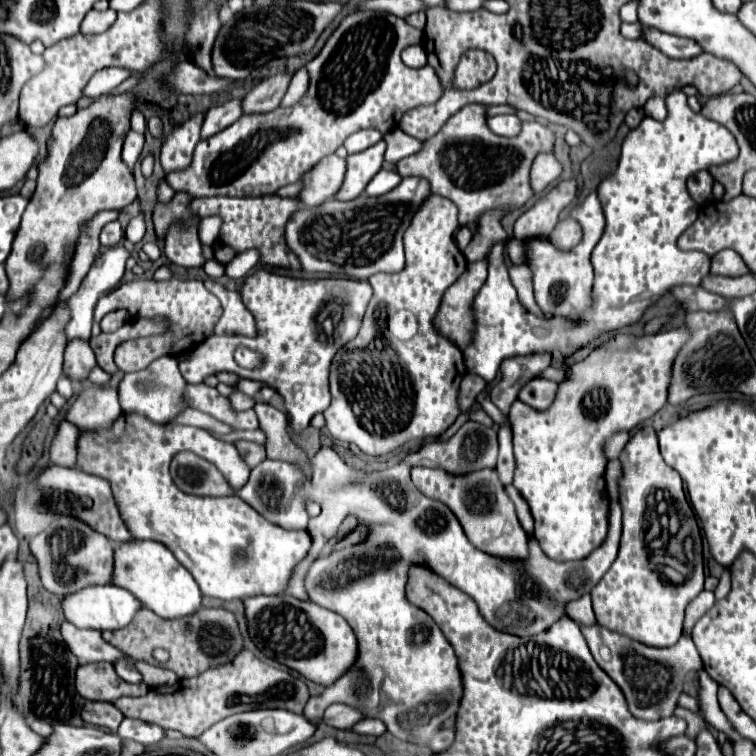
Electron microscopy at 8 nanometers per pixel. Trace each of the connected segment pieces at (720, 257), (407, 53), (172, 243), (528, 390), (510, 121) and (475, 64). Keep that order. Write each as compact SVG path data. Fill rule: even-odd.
M722 250L716 256L712 256L710 272L722 274L722 276L742 276L742 274L750 274L750 268L734 250Z
M408 46L402 52L402 60L410 68L420 68L420 66L426 66L426 52L422 46Z
M172 228L166 236L164 254L172 264L184 268L200 268L202 266L202 244L194 228Z
M532 378L521 389L518 399L537 410L546 410L548 404L554 400L558 384L544 380L544 378Z
M492 116L492 118L488 118L488 126L494 134L510 138L510 136L520 134L522 122L518 116Z
M471 49L460 58L454 72L454 88L470 90L488 82L496 72L496 60L492 54L479 49Z

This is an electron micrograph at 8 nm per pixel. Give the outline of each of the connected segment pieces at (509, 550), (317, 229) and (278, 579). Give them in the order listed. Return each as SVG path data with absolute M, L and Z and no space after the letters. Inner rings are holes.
M420 466L412 468L412 480L424 496L444 502L456 514L472 546L502 560L528 560L528 534L520 526L514 504L494 468L470 472L468 476L448 476L444 470Z
M404 178L394 190L376 198L362 194L350 202L326 200L316 208L300 208L286 224L286 244L308 274L366 280L376 272L400 272L404 268L404 230L428 194L426 180Z
M124 412L108 432L102 432L102 438L96 436L96 432L80 432L78 468L112 484L116 506L120 508L120 516L124 516L124 524L128 524L132 536L162 542L194 576L202 596L242 600L256 594L282 594L290 572L306 556L312 544L308 532L284 530L270 524L238 496L204 498L184 494L172 482L168 472L168 462L182 450L192 450L194 454L214 462L232 486L242 486L244 480L248 480L250 468L244 464L244 458L234 444L216 440L206 430L194 426L152 424L142 416L128 416ZM238 548L244 548L246 562L234 562L232 556Z

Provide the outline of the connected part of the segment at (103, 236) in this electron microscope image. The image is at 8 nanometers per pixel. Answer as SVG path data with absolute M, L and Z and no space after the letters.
M118 220L116 222L108 222L100 232L100 244L102 246L116 246L122 240L122 236L124 236L124 232L122 232L120 222Z

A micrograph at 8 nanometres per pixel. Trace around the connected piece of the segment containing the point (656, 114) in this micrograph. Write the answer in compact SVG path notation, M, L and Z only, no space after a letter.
M654 96L654 98L650 98L648 102L646 102L646 106L644 106L644 112L646 112L646 116L650 116L650 118L656 118L656 120L664 120L666 118L666 104L664 104L664 98L658 98L658 96Z

